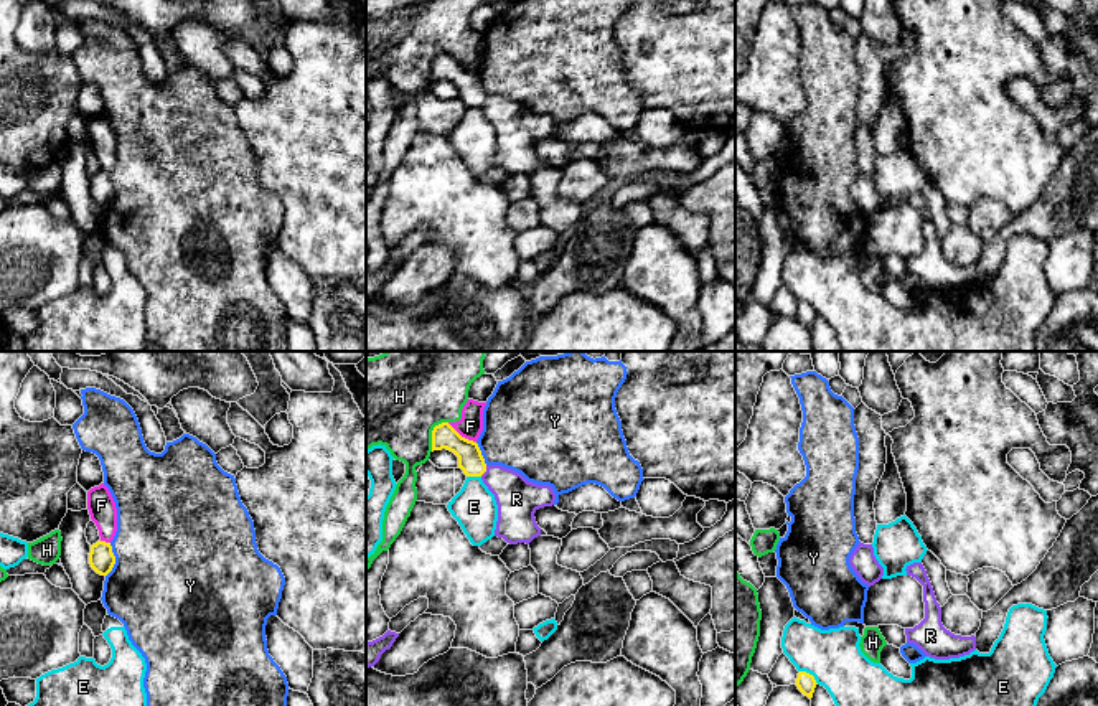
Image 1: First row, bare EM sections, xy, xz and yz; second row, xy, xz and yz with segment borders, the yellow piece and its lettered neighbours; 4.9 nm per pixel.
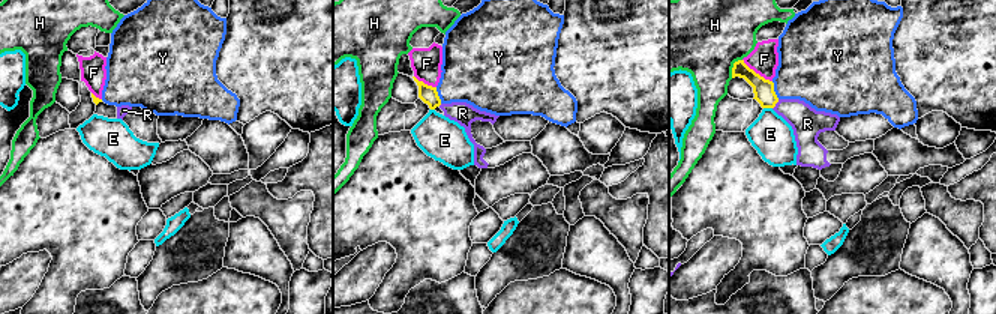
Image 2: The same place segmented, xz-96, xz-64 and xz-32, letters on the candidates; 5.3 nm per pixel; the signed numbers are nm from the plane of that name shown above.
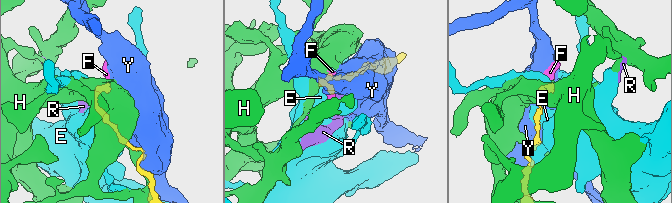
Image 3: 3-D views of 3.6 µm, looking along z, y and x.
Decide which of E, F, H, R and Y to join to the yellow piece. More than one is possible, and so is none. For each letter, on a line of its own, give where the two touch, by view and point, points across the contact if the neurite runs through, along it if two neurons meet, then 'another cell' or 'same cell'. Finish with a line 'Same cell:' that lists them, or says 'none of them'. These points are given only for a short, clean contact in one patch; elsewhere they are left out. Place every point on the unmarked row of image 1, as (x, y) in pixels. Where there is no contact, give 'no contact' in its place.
E: yz (810, 305) | another cell
F: xz (460, 66) | along xz (447, 53), (475, 73) | another cell
H: xz (432, 63) | another cell
R: xz (485, 101) | along xz (487, 96), (480, 106) | another cell
Y: xy (114, 190) | another cell
Same cell: none of them

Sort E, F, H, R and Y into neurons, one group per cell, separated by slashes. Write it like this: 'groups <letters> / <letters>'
groups E / F H / R / Y

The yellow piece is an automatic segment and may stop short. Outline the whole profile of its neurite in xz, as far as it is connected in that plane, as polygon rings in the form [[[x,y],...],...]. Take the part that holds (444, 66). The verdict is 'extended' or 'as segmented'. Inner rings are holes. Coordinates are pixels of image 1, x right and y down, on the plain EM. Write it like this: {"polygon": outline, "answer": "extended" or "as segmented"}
{"polygon": [[[442,53],[432,61],[432,82],[447,79],[458,87],[458,99],[467,107],[481,107],[486,94],[476,73],[462,68],[448,53]]], "answer": "as segmented"}

